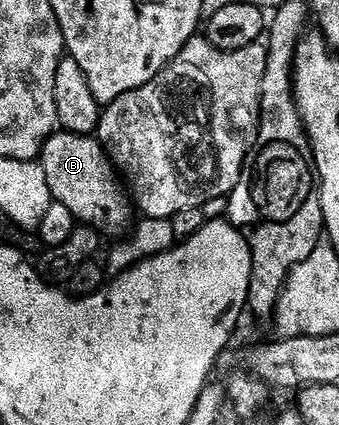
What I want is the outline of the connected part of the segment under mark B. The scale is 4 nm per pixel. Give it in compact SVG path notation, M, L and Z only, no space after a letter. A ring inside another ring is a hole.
M58 130L41 147L39 163L54 201L67 206L67 210L71 210L73 217L82 225L95 229L102 237L117 238L134 223L134 205L109 157L105 155L100 140Z

